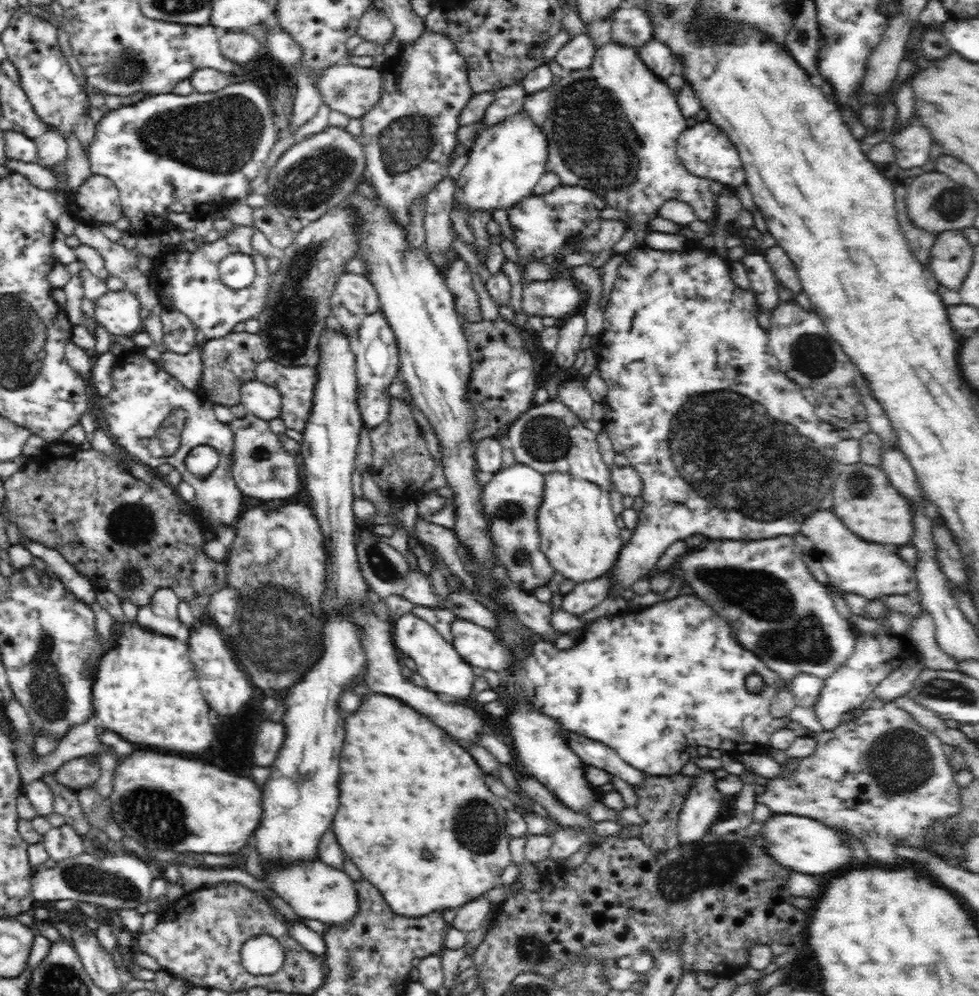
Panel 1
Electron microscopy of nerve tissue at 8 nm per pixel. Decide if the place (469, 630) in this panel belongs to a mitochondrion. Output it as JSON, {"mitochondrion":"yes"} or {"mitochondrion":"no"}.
{"mitochondrion":"no"}

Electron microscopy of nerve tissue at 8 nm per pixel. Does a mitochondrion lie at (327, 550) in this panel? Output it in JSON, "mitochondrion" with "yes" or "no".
{"mitochondrion":"no"}

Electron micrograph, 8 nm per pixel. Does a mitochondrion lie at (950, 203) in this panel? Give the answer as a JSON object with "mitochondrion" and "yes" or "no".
{"mitochondrion":"yes"}

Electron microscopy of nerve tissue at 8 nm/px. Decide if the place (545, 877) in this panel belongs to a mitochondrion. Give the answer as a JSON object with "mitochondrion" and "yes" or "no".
{"mitochondrion":"no"}

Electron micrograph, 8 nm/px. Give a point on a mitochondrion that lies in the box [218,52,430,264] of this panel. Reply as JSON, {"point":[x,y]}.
{"point":[308,184]}

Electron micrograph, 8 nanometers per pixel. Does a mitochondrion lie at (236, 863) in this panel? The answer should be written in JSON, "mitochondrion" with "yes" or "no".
{"mitochondrion":"no"}

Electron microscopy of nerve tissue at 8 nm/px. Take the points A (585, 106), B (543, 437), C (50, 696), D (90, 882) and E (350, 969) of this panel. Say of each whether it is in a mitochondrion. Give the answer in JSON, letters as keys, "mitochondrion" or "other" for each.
{"A":"mitochondrion","B":"mitochondrion","C":"mitochondrion","D":"mitochondrion","E":"mitochondrion"}

